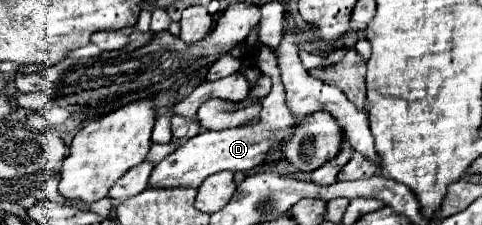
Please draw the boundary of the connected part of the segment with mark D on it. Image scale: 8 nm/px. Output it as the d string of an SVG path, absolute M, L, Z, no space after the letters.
M268 46L258 48L258 58L256 58L258 68L272 78L272 92L262 100L262 110L258 114L258 120L248 122L246 126L236 126L220 132L200 132L198 136L190 138L186 144L176 148L172 154L168 154L160 164L154 166L154 172L150 176L150 186L162 186L162 188L178 188L178 186L192 186L198 188L206 176L212 176L216 172L224 170L250 170L256 166L268 164L268 152L276 148L276 144L284 146L290 138L292 132L298 128L300 118L296 118L284 100L284 84L280 80L280 70L274 52Z

